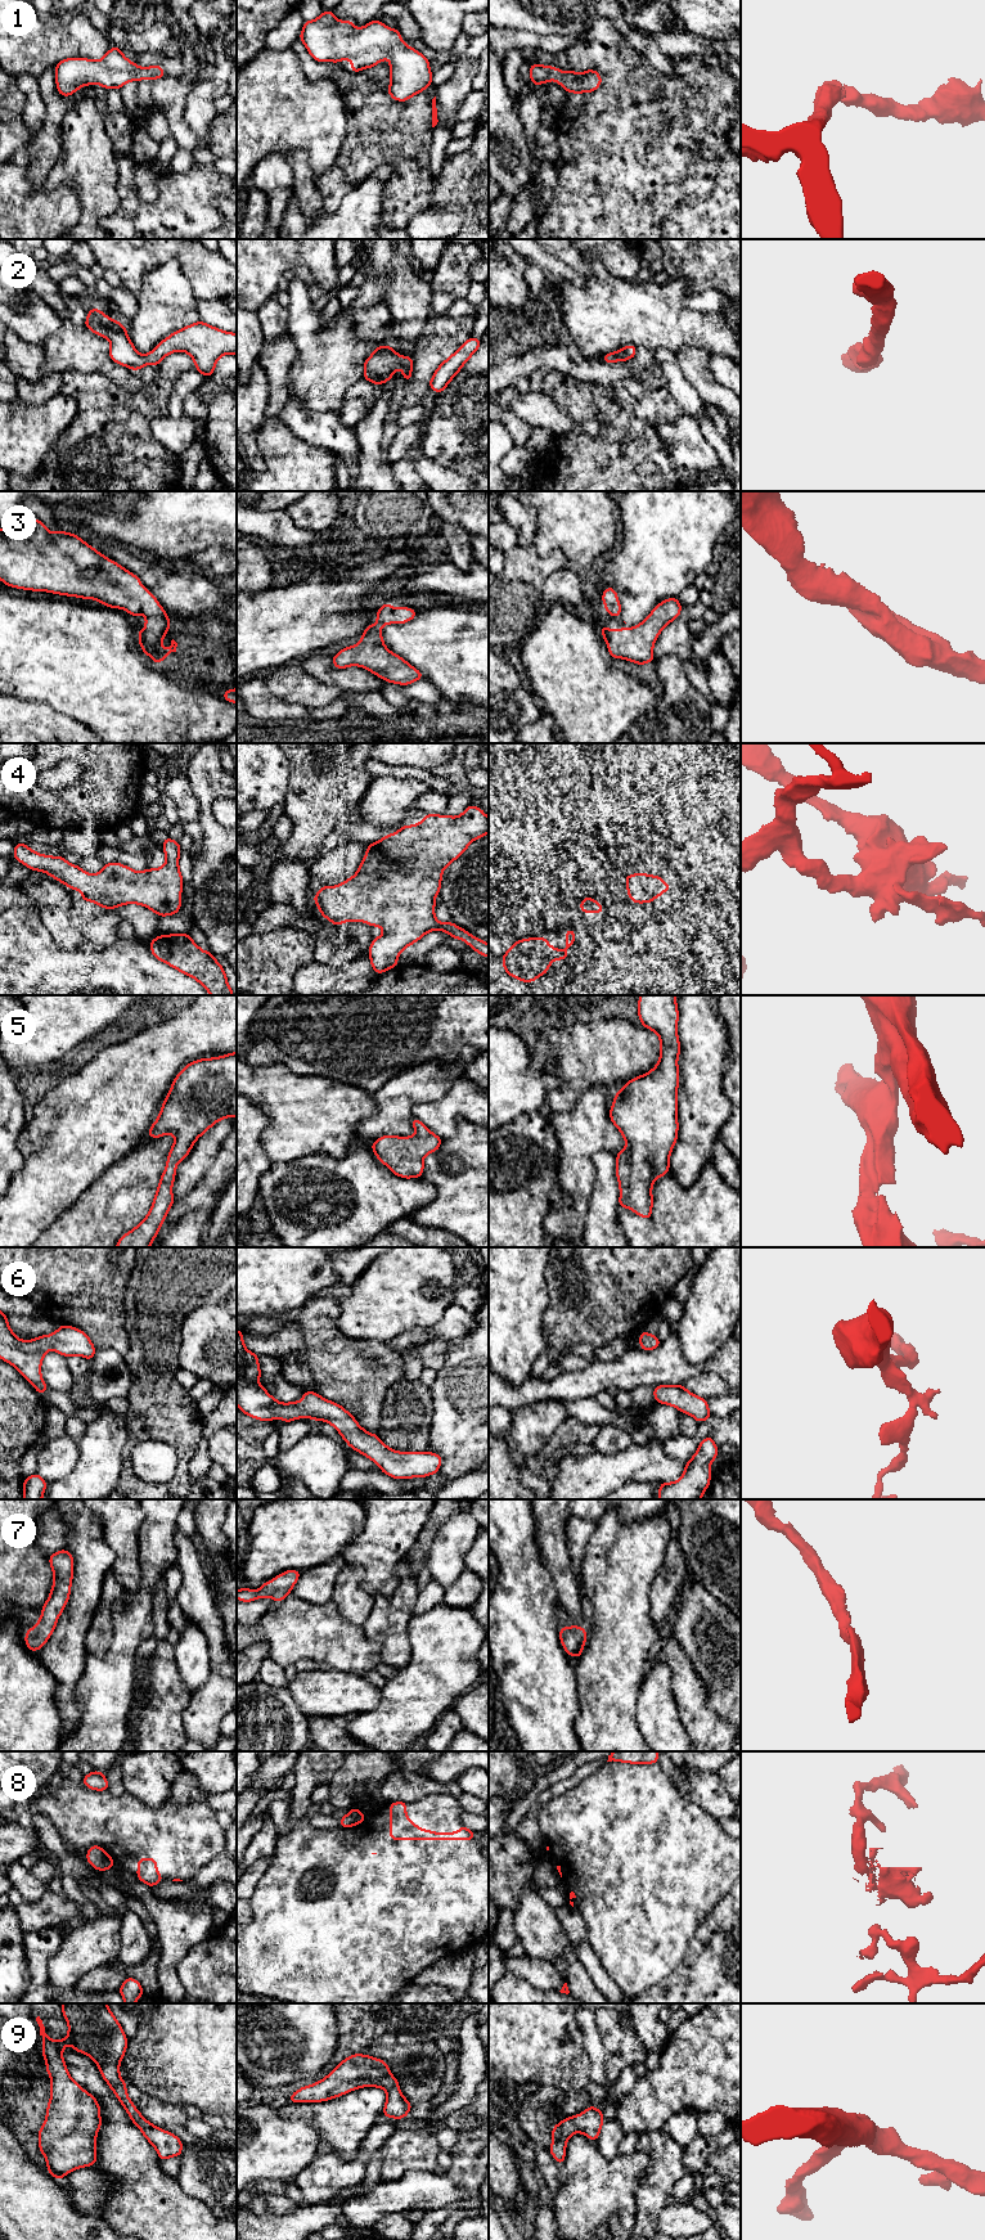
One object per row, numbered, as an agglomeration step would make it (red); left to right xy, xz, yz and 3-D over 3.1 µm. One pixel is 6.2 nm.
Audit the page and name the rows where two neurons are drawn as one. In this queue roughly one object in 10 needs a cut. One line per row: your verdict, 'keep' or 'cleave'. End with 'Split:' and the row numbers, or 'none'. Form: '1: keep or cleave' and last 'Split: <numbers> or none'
1: keep
2: keep
3: keep
4: keep
5: keep
6: keep
7: keep
8: cleave
9: keep
Split: 8

